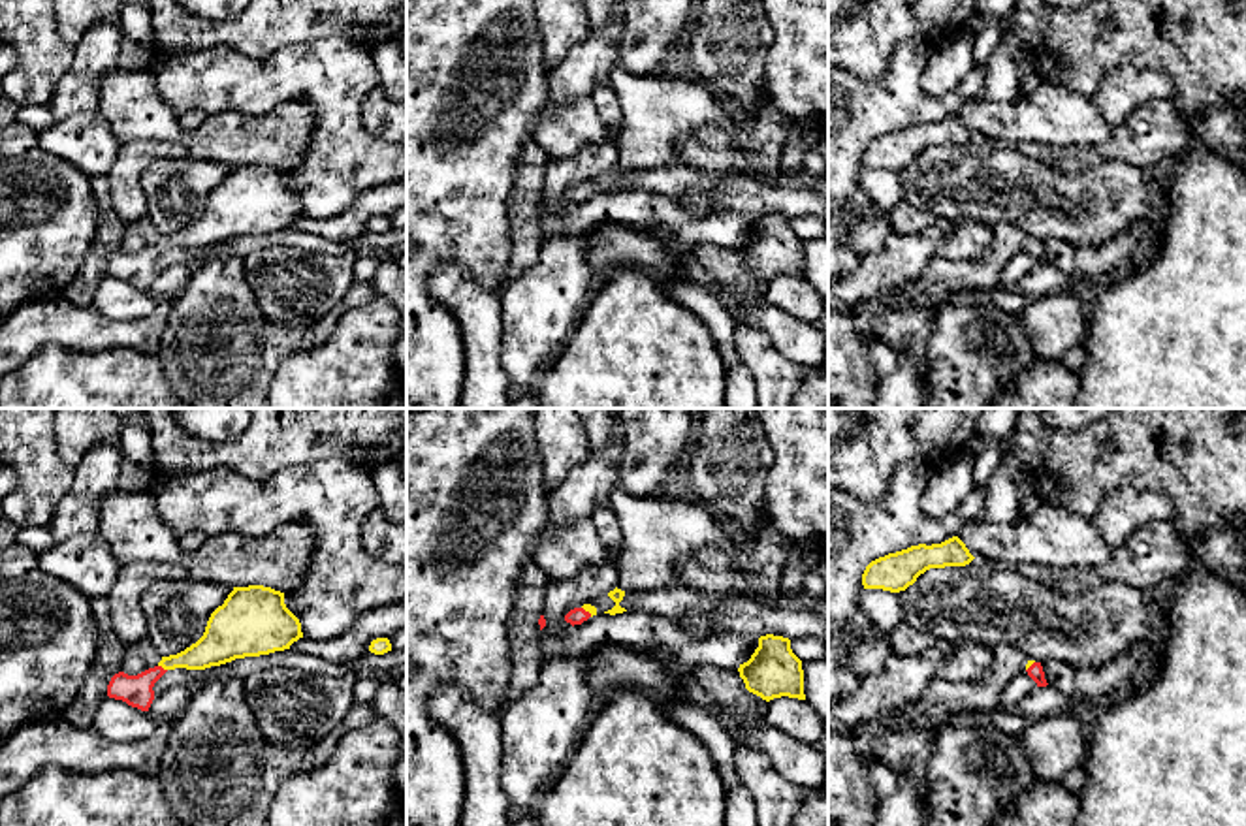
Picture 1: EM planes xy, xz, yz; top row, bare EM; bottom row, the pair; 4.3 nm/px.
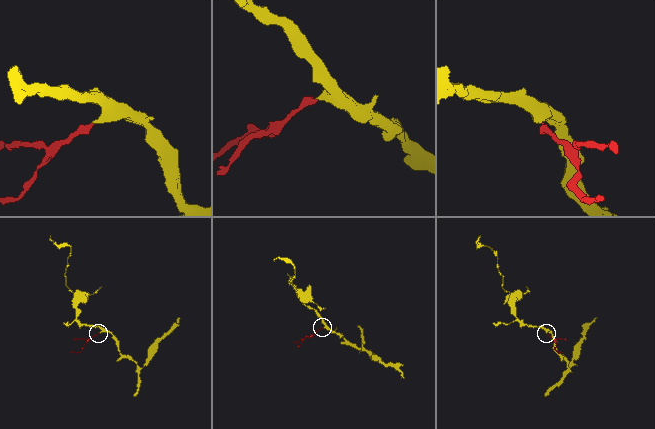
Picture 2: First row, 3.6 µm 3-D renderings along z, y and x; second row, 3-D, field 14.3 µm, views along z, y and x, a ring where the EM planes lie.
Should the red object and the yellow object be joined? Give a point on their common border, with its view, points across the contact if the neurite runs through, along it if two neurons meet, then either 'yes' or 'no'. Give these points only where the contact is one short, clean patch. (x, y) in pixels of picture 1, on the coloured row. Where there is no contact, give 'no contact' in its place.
xy (160, 667) | across xy (136, 691), (160, 667), (198, 657), (215, 648) | yes

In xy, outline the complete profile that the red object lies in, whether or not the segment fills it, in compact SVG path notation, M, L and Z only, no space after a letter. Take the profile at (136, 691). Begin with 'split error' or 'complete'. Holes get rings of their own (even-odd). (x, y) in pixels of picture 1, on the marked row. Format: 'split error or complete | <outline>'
split error | M264 585L233 587L205 627L203 636L184 651L137 675L119 672L107 685L107 696L149 711L154 683L175 668L205 670L235 659L260 657L290 649L303 638L299 619L286 608L284 593Z

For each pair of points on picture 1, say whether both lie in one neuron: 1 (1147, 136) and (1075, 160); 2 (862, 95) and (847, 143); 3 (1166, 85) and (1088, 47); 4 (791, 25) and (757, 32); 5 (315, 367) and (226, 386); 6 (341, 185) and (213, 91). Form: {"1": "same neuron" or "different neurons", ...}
{"1": "same neuron", "2": "same neuron", "3": "different neurons", "4": "different neurons", "5": "different neurons", "6": "same neuron"}

